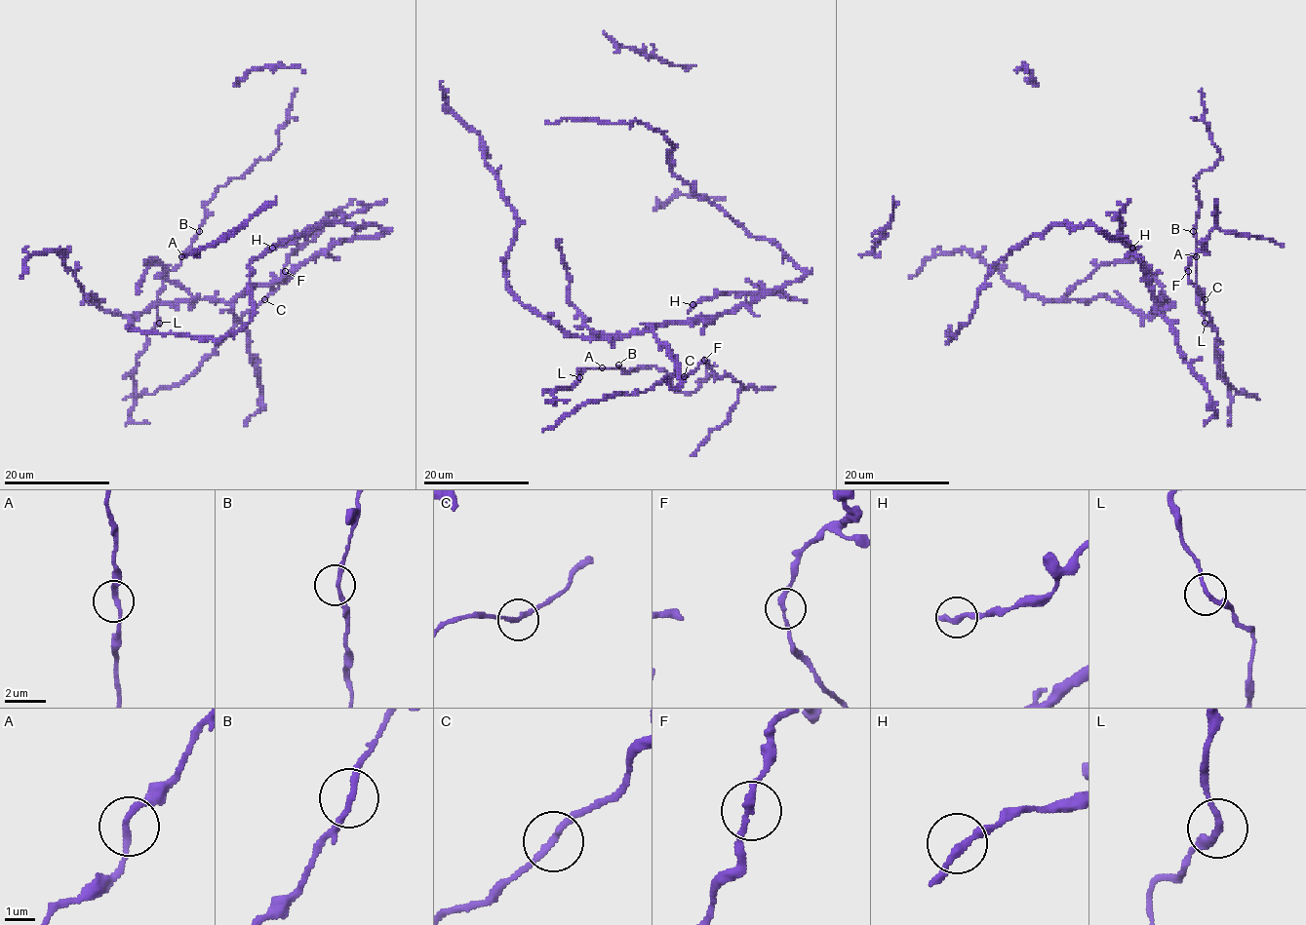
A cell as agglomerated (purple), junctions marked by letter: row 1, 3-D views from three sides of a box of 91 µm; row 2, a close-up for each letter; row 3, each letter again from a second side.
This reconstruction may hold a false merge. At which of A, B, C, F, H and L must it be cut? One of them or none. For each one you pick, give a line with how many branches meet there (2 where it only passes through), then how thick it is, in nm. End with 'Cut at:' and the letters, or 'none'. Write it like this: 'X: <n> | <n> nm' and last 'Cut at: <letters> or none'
Cut at: none

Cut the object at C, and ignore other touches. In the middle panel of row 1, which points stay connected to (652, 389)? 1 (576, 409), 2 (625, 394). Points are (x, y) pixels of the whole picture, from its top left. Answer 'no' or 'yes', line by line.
1: yes
2: yes

